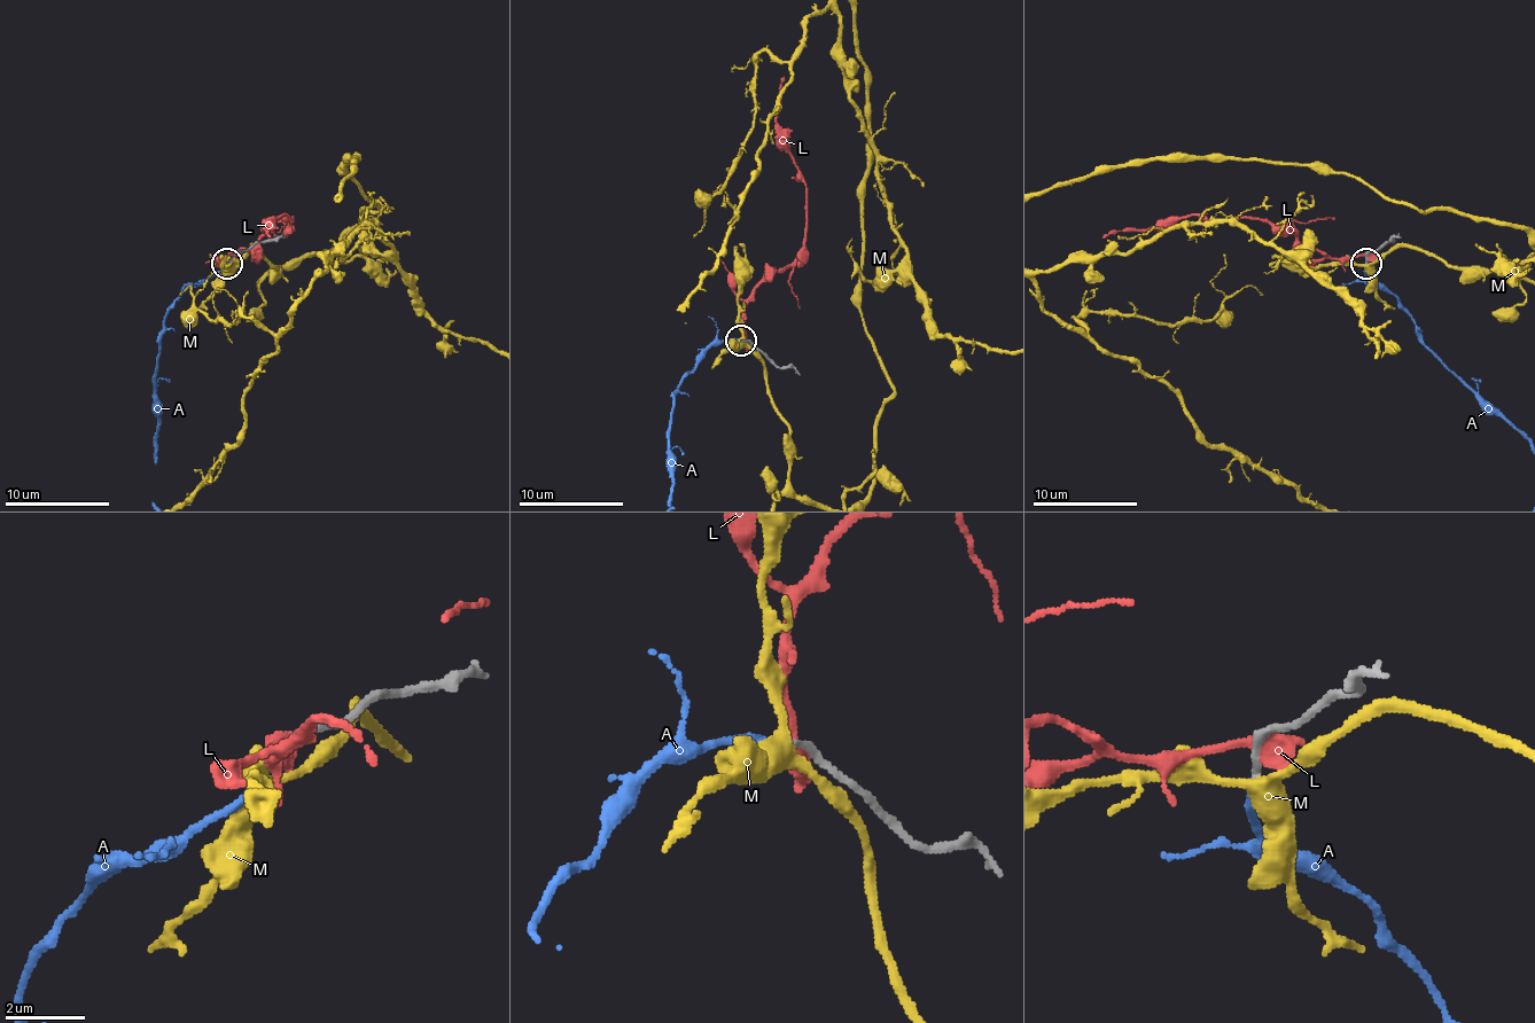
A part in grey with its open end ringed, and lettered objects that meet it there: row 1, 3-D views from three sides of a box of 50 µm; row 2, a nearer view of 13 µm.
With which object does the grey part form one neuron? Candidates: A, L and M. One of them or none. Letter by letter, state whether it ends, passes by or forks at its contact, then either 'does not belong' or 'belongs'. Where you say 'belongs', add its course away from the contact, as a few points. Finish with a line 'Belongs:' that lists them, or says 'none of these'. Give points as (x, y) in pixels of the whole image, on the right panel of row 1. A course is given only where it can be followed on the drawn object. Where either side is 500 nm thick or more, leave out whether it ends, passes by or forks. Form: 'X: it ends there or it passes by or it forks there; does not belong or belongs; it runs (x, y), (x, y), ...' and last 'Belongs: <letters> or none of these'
A: it ends there; belongs
L: does not belong
M: it forks there; does not belong
Belongs: A

